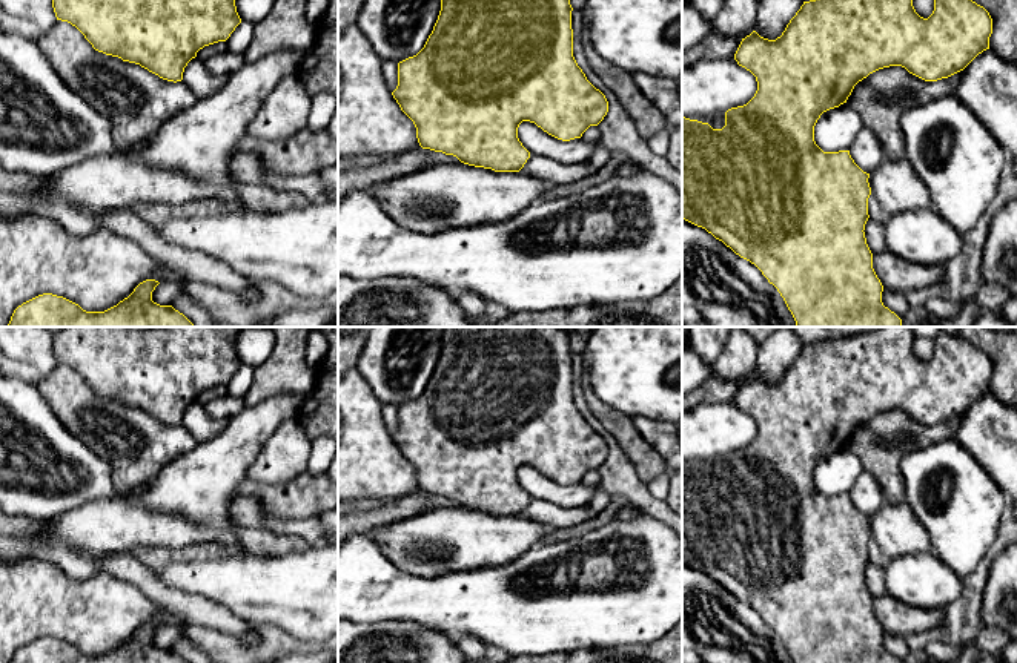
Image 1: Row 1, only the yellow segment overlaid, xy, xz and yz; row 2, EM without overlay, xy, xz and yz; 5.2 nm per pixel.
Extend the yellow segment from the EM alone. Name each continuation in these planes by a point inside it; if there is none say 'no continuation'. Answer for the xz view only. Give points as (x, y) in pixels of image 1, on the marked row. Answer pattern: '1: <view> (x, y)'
no continuation

